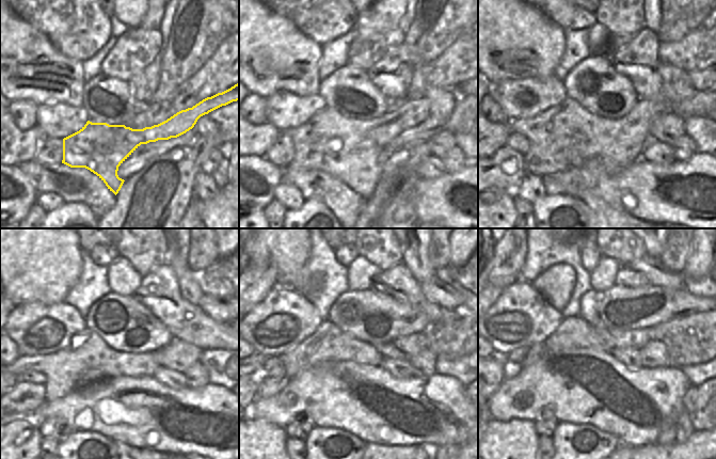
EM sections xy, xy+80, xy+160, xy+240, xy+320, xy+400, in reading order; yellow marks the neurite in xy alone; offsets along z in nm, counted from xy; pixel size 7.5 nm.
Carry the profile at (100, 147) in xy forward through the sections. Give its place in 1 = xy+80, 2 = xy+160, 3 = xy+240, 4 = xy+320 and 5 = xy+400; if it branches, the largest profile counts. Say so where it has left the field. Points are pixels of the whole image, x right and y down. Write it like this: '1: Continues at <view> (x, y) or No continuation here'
1: Continues at xy+80 (348, 148)
2: Continues at xy+160 (563, 137)
3: Continues at xy+240 (86, 359)
4: Continues at xy+320 (329, 344)
5: Continues at xy+400 (573, 331).

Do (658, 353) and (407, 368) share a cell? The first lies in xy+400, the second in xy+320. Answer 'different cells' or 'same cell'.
different cells

